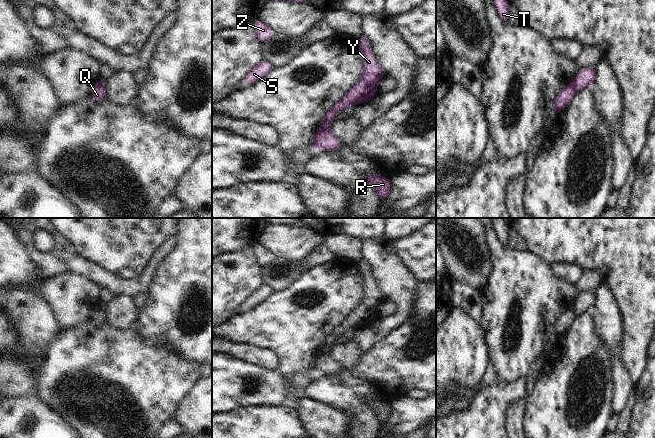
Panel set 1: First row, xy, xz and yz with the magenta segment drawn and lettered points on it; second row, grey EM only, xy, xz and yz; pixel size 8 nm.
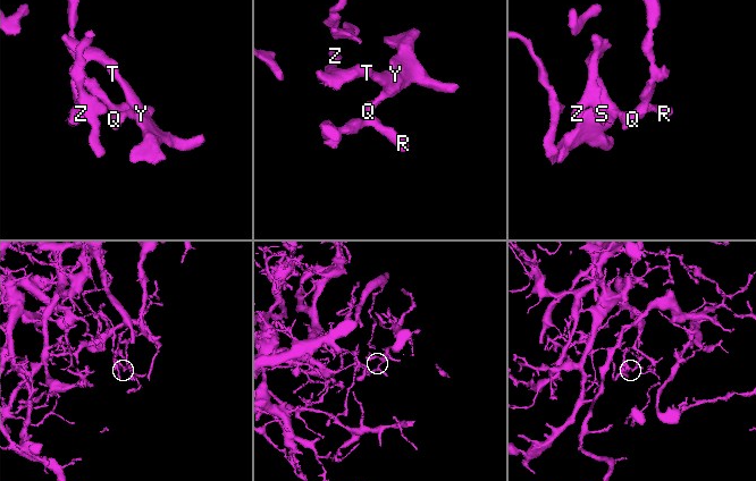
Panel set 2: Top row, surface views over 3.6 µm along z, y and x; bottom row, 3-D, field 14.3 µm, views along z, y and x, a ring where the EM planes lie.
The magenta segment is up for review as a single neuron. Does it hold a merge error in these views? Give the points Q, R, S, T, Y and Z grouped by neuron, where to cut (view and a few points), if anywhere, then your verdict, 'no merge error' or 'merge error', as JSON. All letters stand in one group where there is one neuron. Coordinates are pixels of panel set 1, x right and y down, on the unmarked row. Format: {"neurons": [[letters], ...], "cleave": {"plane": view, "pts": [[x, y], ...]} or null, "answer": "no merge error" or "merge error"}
{"neurons": [["Q", "S", "T", "Y", "Z"], ["R"]], "cleave": {"plane": "xz", "pts": [[328, 351], [319, 354]]}, "answer": "merge error"}

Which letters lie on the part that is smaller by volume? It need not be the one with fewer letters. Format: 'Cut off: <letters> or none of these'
Cut off: Q, S, T, Y, Z

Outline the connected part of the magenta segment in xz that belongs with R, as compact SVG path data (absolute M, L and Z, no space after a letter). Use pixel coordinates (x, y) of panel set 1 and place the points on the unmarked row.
M368 398L366 405L375 412L375 418L380 424L387 422L391 407L390 404L379 398Z

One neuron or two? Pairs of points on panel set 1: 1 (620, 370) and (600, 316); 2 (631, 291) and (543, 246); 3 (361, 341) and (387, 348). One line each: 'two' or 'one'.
1: one
2: one
3: two

